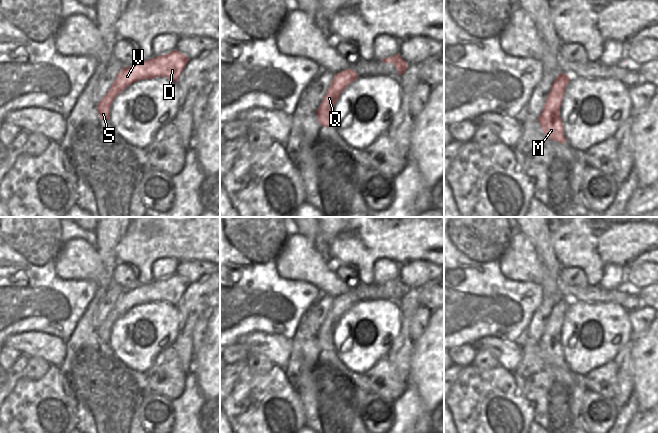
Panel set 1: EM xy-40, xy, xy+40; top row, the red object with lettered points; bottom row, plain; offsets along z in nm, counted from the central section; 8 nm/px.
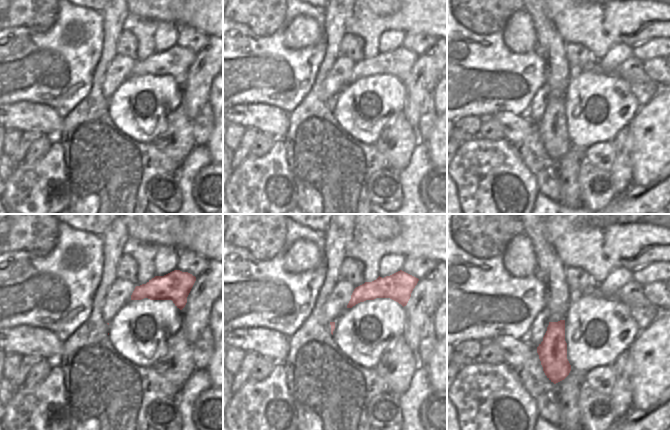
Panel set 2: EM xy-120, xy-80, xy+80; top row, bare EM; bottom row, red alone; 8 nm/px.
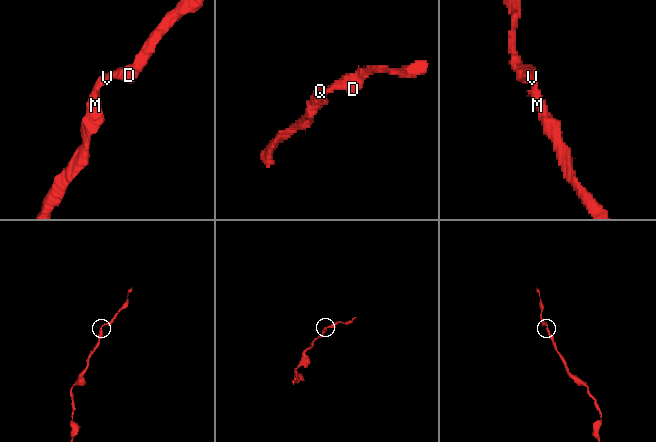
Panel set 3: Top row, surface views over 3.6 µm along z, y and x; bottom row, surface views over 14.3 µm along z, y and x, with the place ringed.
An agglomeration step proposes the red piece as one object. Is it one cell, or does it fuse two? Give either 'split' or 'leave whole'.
leave whole

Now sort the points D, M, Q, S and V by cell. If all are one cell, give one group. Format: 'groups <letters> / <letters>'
groups D M Q S V

